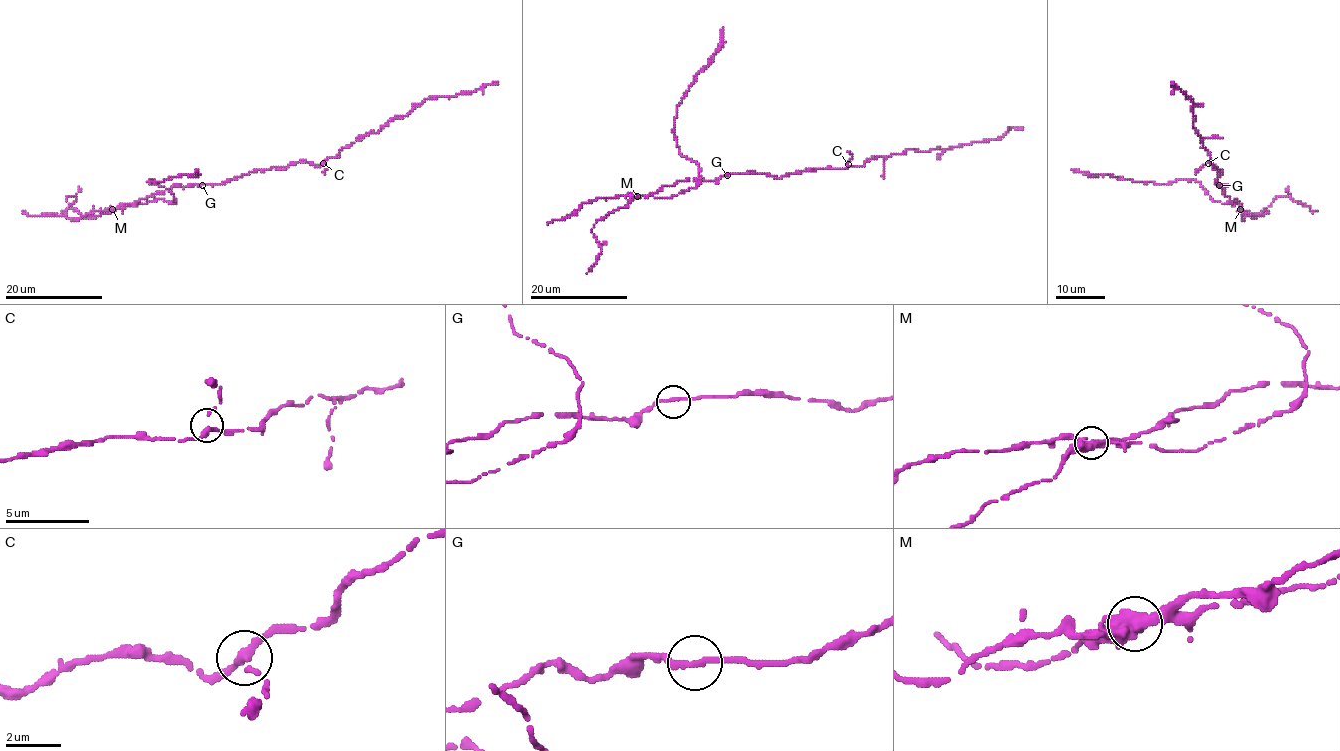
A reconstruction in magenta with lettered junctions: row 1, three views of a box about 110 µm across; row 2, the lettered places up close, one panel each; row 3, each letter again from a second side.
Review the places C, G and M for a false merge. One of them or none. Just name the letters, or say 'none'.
M

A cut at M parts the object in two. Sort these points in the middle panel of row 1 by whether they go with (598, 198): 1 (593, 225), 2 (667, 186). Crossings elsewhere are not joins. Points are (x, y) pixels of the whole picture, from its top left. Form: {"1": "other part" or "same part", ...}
{"1": "other part", "2": "same part"}

